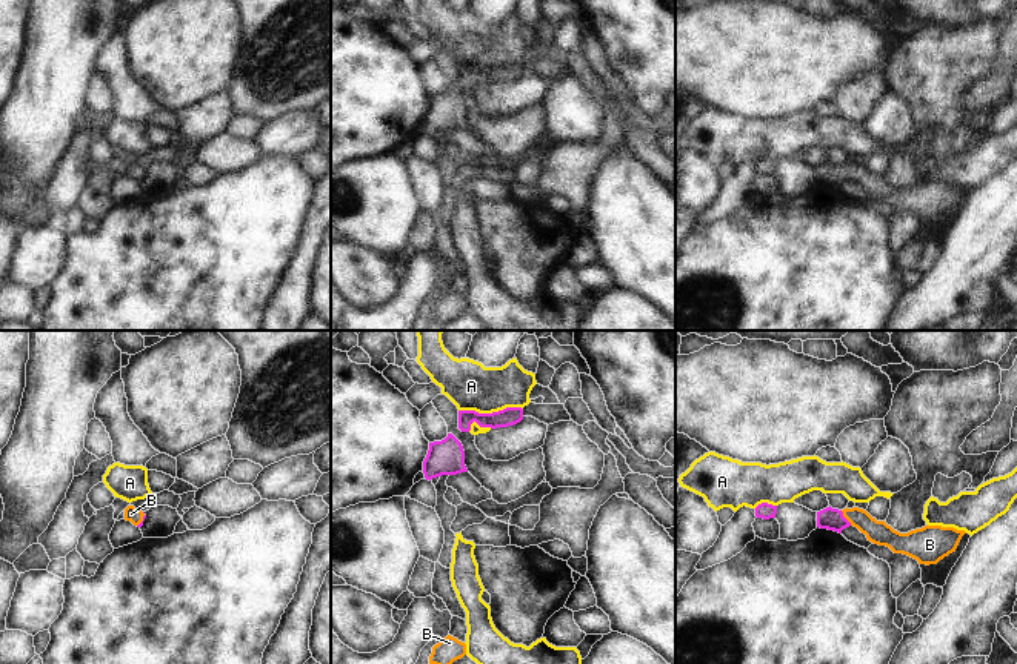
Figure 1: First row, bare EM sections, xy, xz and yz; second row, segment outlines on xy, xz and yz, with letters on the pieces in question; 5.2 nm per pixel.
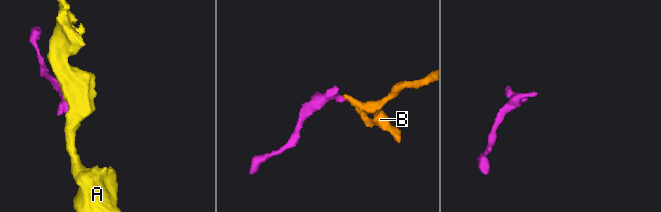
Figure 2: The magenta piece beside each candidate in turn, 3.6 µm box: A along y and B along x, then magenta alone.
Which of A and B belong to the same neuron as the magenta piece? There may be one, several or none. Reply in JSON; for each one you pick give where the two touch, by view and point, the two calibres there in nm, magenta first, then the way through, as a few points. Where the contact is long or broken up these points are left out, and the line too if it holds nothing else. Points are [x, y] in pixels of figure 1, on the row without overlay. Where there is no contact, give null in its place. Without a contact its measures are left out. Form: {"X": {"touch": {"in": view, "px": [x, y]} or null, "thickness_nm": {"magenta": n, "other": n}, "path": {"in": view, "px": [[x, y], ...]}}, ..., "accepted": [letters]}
{"B": {"touch": {"in": "yz", "px": [845, 174]}, "thickness_nm": {"magenta": 120, "other": 120}, "path": {"in": "yz", "px": [[830, 174], [845, 174], [860, 174], [879, 188]]}}, "accepted": ["B"]}

